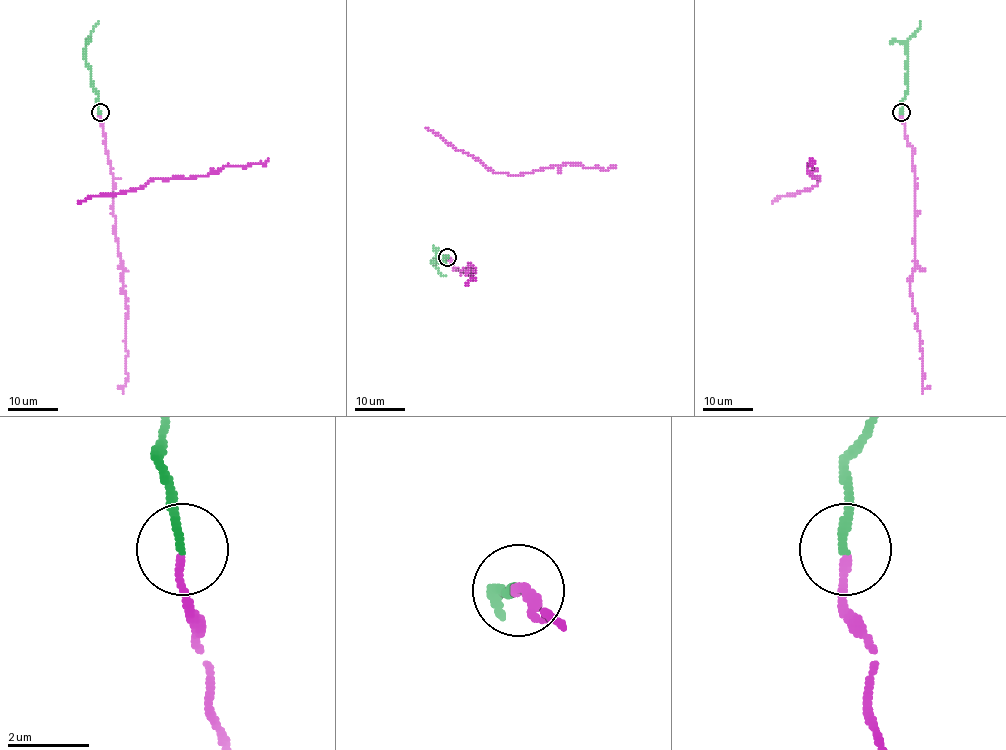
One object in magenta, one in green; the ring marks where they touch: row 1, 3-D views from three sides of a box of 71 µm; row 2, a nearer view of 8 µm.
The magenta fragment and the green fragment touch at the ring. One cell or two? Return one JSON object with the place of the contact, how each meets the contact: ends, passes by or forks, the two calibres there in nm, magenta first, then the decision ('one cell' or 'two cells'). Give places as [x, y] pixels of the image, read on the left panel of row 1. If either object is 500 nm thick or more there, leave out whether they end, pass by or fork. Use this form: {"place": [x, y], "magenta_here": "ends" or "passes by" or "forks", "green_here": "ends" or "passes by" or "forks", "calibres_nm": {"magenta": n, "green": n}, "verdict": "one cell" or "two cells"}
{"place": [100, 112], "magenta_here": "ends", "green_here": "ends", "calibres_nm": {"magenta": 160, "green": 220}, "verdict": "one cell"}

